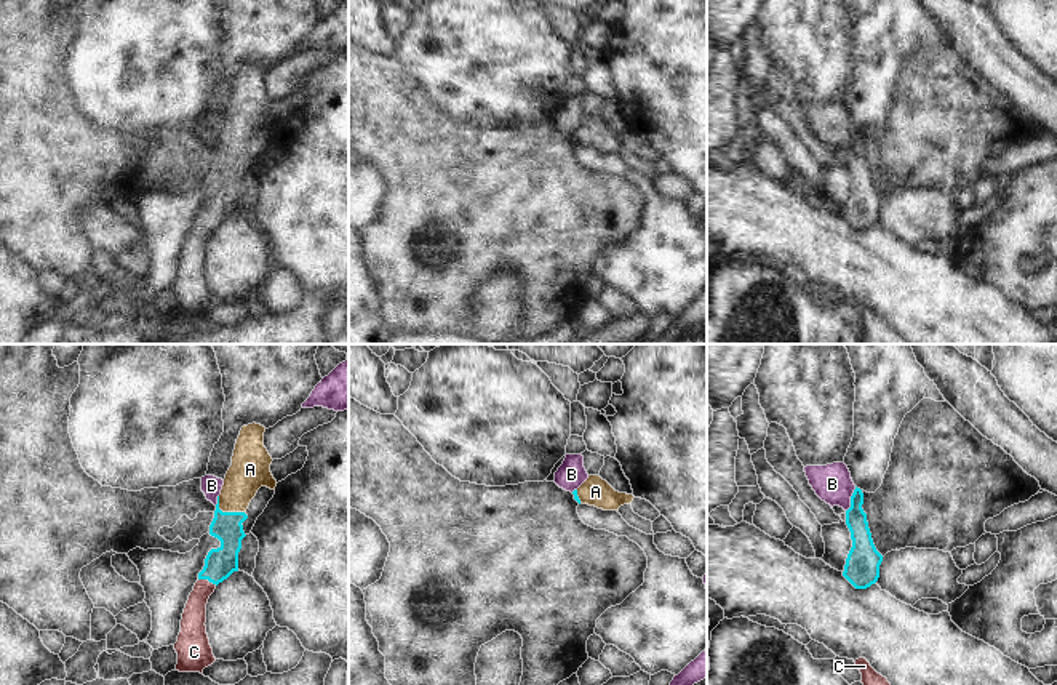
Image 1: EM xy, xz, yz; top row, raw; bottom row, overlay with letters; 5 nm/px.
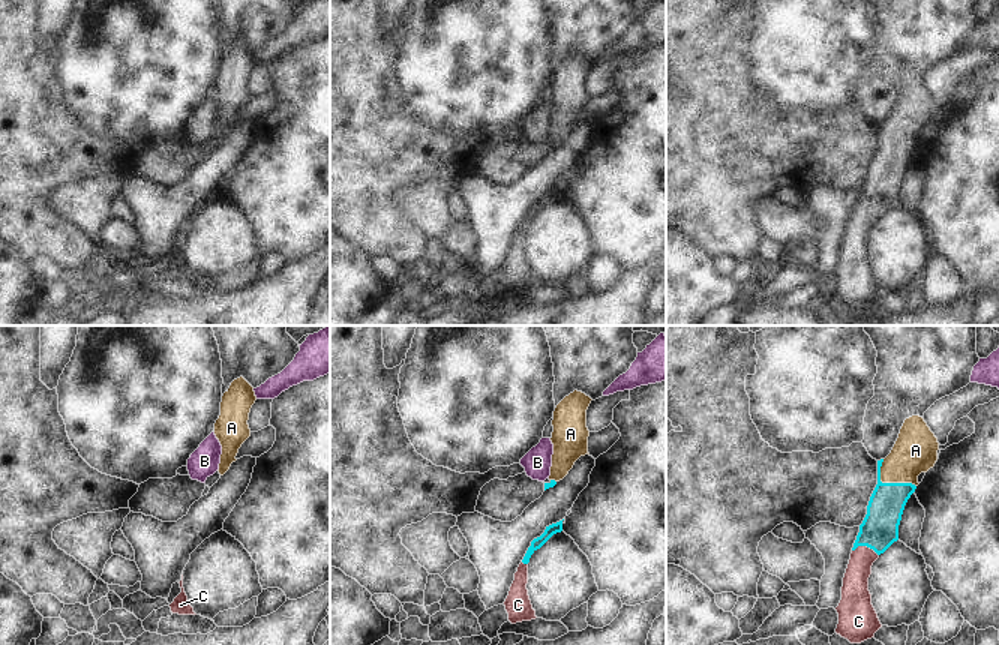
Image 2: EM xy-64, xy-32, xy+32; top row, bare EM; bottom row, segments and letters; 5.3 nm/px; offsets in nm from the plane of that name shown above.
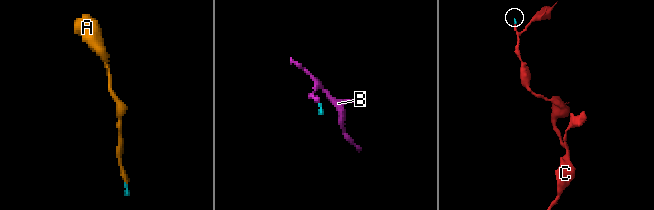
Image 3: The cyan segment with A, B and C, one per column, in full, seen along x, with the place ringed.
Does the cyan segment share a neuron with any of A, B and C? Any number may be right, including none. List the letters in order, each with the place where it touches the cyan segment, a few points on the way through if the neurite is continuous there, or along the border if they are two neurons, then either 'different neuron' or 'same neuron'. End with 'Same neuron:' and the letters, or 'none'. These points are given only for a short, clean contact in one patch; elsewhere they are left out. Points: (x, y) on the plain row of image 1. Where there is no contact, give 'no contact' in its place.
A: contact xy (226, 154); way xy (221, 204), (227, 196), (226, 154), (250, 111); same neuron
B: contact yz (851, 141); border yz (856, 128), (851, 148), (846, 152); different neuron
C: contact xy (208, 221); way xy (219, 205), (208, 221), (199, 237), (192, 266); same neuron
Same neuron: A, C

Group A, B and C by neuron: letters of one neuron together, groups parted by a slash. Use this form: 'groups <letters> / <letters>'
groups A C / B

